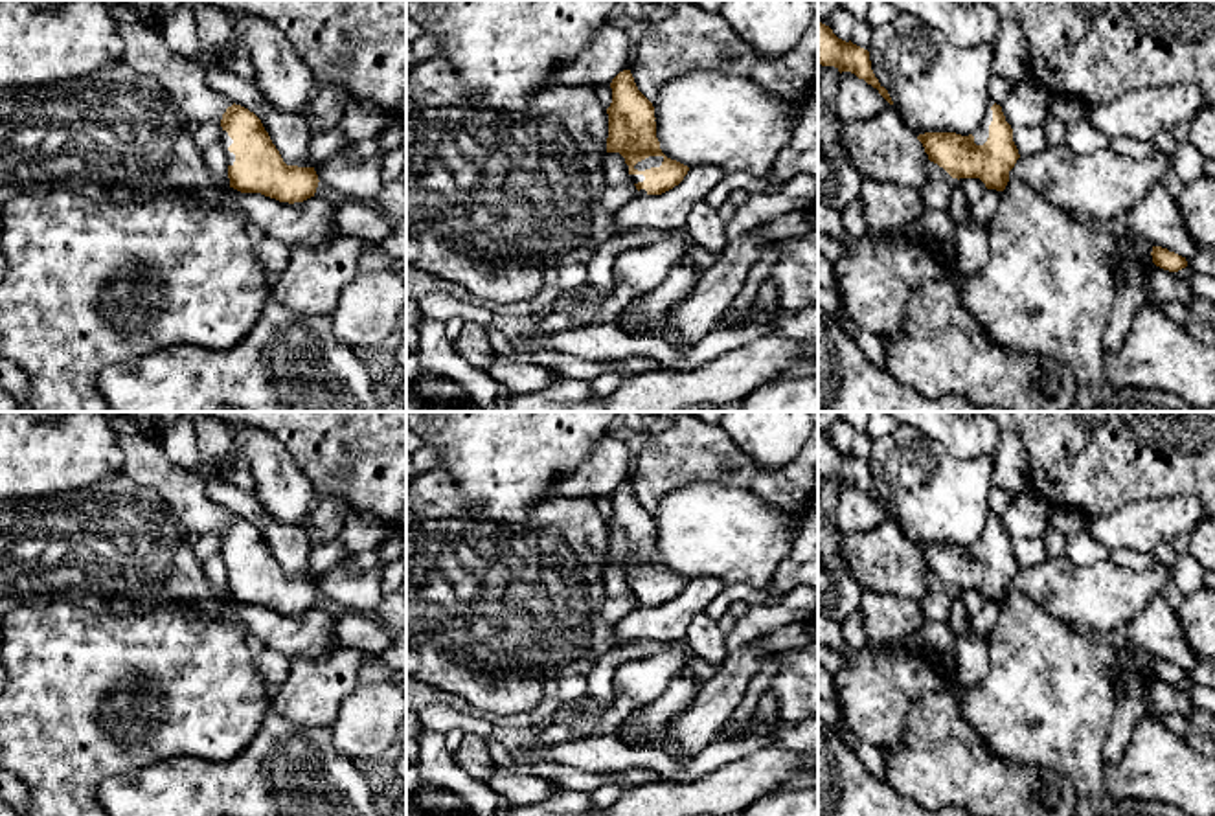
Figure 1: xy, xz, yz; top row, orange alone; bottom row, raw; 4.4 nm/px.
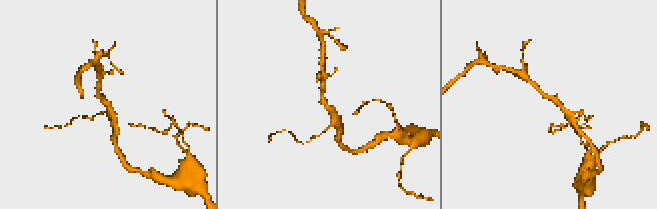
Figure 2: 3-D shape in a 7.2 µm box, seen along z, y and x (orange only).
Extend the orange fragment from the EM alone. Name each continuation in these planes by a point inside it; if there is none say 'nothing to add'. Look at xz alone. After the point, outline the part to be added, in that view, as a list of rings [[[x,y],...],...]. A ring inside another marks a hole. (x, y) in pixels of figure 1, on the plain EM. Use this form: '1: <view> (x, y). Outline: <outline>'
1: xz (649, 574). Outline: [[[649,568],[649,570],[642,572],[642,573],[638,573],[634,577],[634,581],[645,583],[645,581],[651,581],[651,579],[660,579],[662,573],[664,573],[664,568]]]

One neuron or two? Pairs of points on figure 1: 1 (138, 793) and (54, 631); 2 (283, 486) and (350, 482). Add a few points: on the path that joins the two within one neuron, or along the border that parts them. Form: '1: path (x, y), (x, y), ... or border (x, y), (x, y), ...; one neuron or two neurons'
1: border (168, 758), (107, 776), (96, 796); two neurons
2: border (285, 449), (309, 480), (317, 497); two neurons

